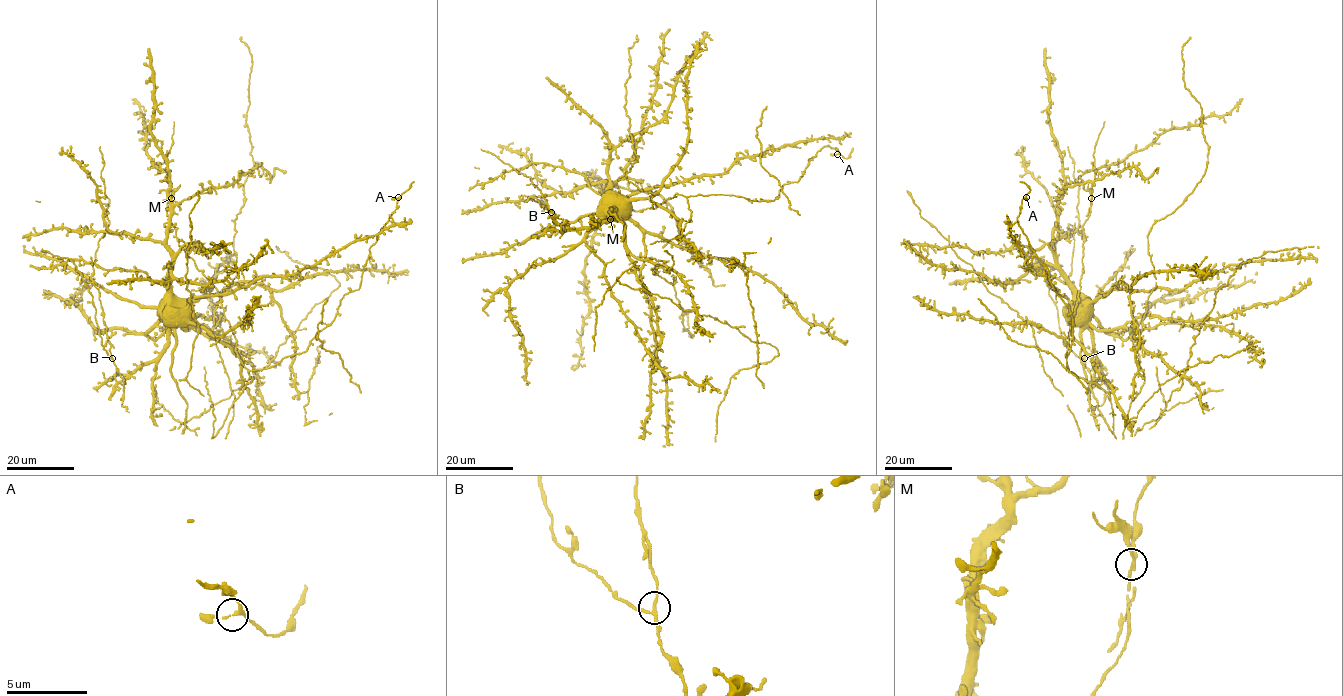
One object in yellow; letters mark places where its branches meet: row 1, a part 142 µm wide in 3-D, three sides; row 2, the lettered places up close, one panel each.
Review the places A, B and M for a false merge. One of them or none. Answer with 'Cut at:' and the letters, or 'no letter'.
Cut at: M

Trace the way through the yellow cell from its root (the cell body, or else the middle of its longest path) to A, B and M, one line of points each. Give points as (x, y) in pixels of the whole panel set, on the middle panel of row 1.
A: (618, 204), (649, 198), (680, 222), (684, 240), (688, 197), (773, 200), (823, 146), (837, 154)
B: (618, 204), (596, 193), (582, 175), (562, 167), (534, 162), (517, 169), (512, 167), (532, 179), (551, 212)
M: (618, 204), (610, 201), (611, 185), (606, 181), (609, 185), (608, 202), (601, 219), (606, 223), (611, 219)

